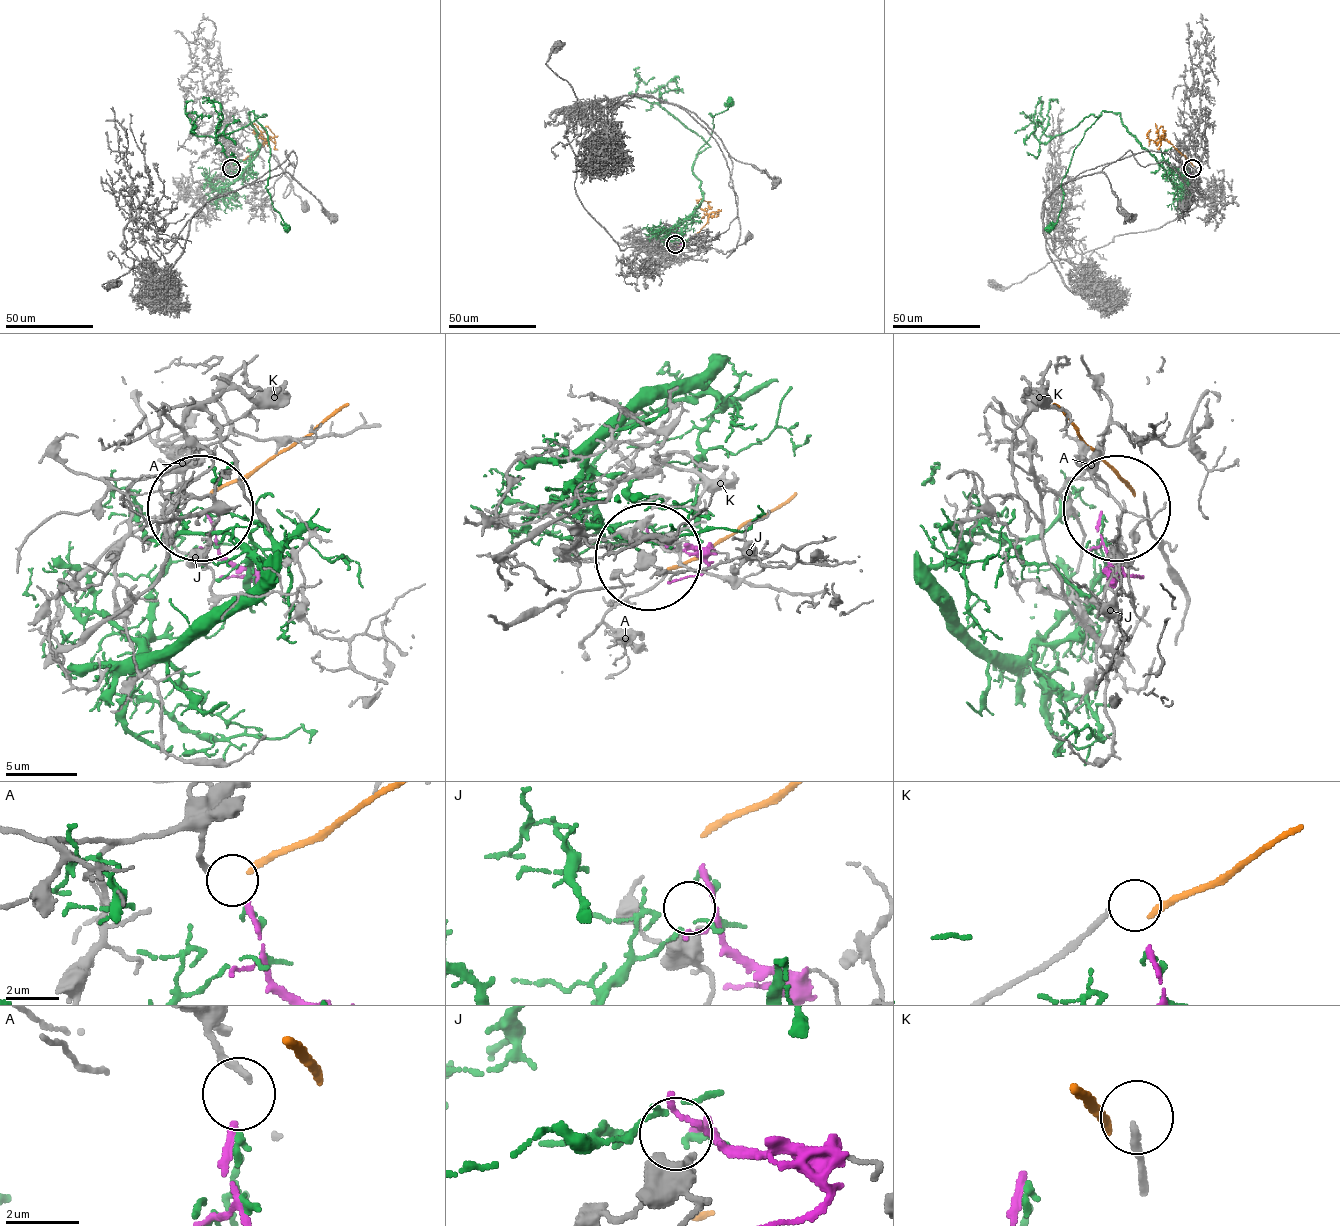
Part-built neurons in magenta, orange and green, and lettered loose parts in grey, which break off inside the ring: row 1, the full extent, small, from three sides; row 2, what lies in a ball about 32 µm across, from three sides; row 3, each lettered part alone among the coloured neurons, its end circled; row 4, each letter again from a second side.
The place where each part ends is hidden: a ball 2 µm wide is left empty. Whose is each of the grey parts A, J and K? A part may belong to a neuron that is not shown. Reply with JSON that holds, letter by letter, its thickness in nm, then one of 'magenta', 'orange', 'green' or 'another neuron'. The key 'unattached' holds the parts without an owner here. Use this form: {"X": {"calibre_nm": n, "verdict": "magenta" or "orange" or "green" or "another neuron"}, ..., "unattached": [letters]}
{"A": {"calibre_nm": 200, "verdict": "another neuron"}, "J": {"calibre_nm": 400, "verdict": "another neuron"}, "K": {"calibre_nm": 200, "verdict": "another neuron"}, "unattached": ["A", "J", "K"]}

